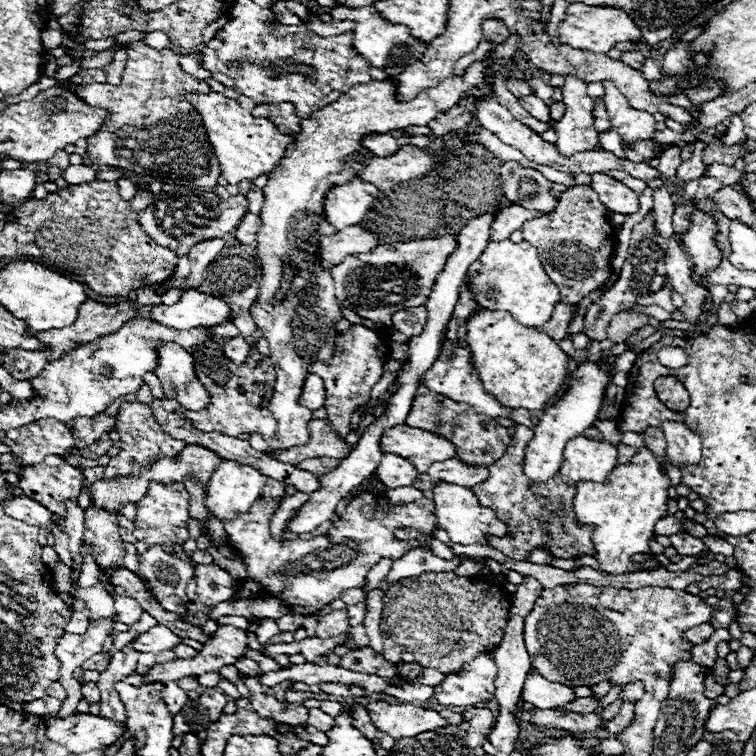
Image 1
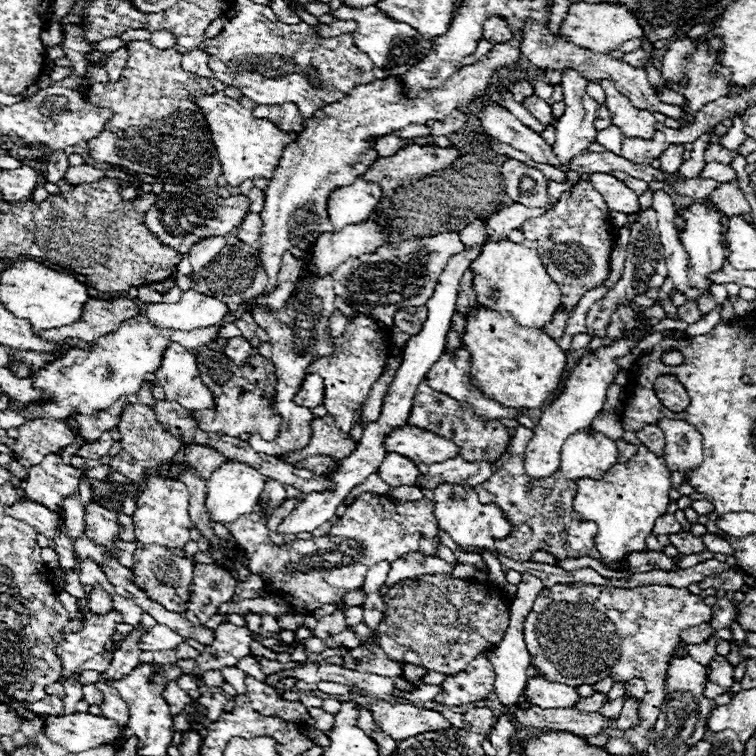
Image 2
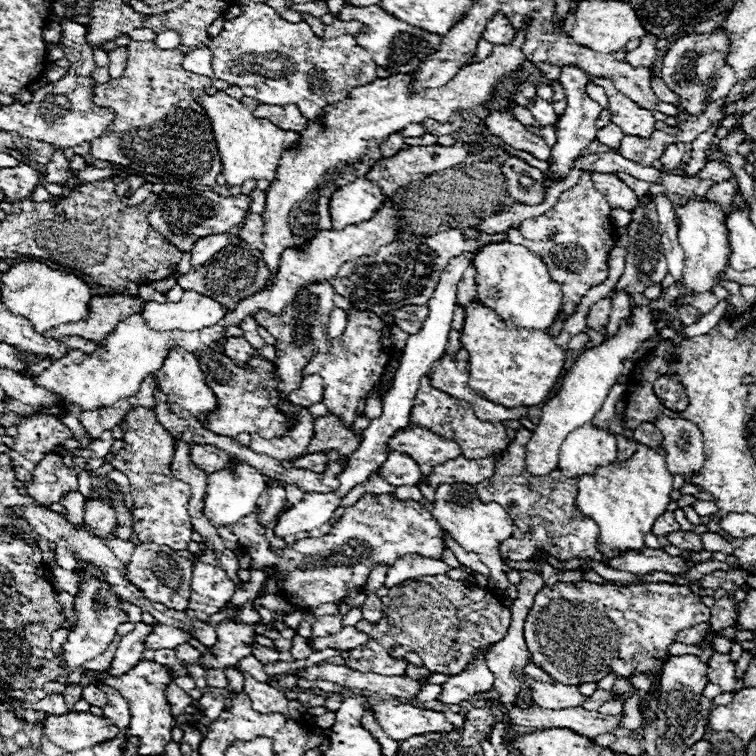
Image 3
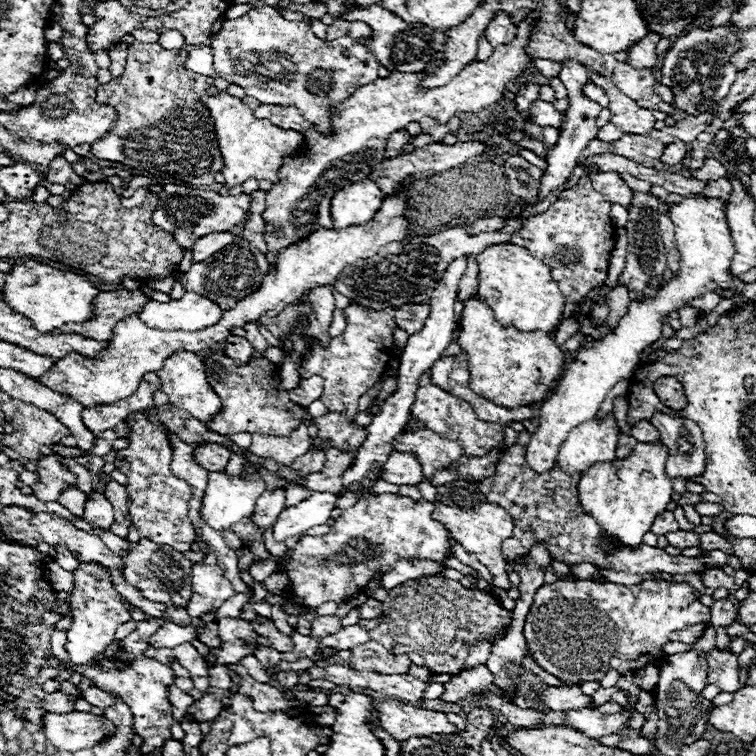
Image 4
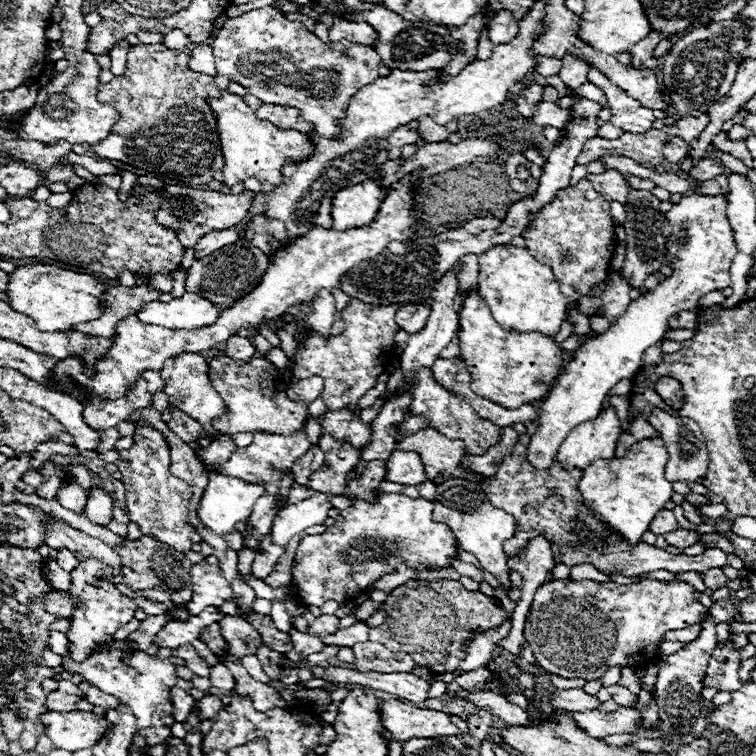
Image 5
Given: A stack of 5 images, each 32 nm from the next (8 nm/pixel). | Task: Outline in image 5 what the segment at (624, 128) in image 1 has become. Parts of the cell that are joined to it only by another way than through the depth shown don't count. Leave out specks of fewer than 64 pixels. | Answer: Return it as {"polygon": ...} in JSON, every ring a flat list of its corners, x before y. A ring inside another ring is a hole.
{"polygon":[[592,68,588,72,588,80,592,84,596,84,608,98,608,108,612,112,610,122,618,128,622,128,624,132,636,132,636,134,644,134,652,128,654,116,650,108,640,106,638,100,628,98,618,86,614,86,602,72,598,72,596,68]]}

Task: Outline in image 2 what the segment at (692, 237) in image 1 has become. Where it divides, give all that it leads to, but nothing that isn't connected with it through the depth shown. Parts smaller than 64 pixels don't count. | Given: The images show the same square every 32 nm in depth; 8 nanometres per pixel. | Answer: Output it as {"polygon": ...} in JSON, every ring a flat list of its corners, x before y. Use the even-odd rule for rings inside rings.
{"polygon":[[692,204,686,212,684,212,684,220,686,226,684,230,678,234,680,242,688,254,688,280,694,288,700,290,708,290,710,288,710,280,708,274,716,272,722,268,724,260,726,260,726,248,722,246,722,226,720,226,720,212,706,208,702,204]]}

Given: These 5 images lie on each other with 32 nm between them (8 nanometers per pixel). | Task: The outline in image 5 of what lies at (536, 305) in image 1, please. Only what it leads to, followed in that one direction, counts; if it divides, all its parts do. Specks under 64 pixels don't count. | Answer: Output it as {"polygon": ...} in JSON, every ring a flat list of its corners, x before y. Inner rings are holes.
{"polygon":[[512,244,482,252,478,262,478,294,484,298,502,328,514,328,516,332,542,332,546,336,554,336,560,330,560,324,566,320,568,300,558,290,552,268,540,264,526,248]]}

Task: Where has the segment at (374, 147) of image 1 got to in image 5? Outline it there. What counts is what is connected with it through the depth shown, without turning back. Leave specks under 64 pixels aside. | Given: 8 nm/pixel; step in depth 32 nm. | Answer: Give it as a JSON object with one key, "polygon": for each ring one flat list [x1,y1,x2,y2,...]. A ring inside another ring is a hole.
{"polygon":[[400,126,396,132,392,132,392,136,388,138,388,144,390,144,390,150,388,150,388,158,398,158,402,152,402,146,404,144,414,144,418,140,418,132,412,132,408,130,408,126]]}

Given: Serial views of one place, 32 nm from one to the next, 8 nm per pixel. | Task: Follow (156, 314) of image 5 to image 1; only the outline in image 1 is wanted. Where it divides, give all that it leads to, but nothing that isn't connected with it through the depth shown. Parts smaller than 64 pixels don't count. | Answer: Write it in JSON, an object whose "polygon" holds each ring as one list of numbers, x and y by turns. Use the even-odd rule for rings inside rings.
{"polygon":[[186,290,182,298,172,304,152,306,152,320,174,330,192,330,198,326,222,326,230,322,230,306,200,290]]}

